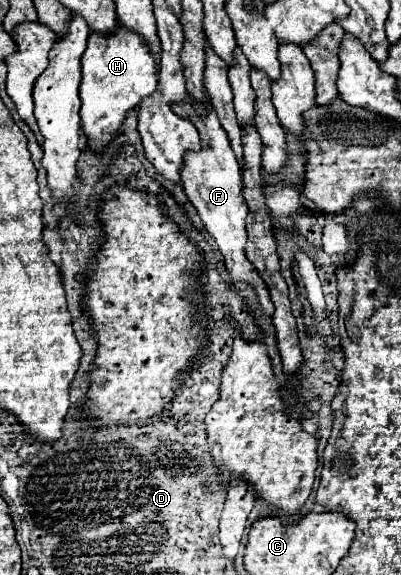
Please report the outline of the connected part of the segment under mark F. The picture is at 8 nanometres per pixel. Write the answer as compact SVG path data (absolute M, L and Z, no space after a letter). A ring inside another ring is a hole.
M187 96L185 100L173 104L173 112L191 120L193 126L201 134L201 152L185 154L185 166L181 166L183 190L187 194L187 198L191 200L191 204L195 206L195 210L199 212L207 232L217 242L219 252L225 258L225 266L227 266L229 274L239 278L239 280L249 282L255 288L265 314L271 316L275 312L275 306L269 298L269 290L267 290L263 278L259 276L259 272L255 270L255 266L245 256L245 242L247 242L245 218L247 218L249 210L247 210L243 194L241 194L241 176L239 176L241 168L239 168L239 162L237 162L233 150L229 146L229 138L227 138L225 130L221 130L221 124L217 122L217 114L211 106L205 110L205 114L197 114L193 98Z

